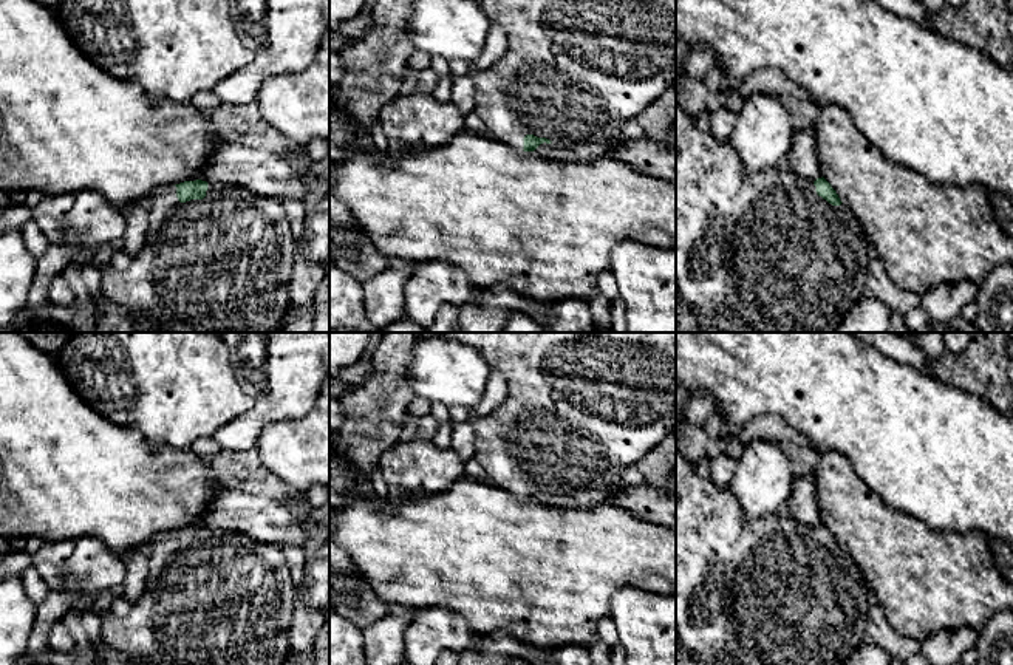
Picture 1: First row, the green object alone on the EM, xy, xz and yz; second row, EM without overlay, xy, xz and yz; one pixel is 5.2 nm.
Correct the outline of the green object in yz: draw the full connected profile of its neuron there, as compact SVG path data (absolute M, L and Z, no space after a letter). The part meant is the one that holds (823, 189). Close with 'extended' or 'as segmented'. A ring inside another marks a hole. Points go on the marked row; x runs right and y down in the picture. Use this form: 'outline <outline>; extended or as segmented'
outline M676 101L676 332L835 332L852 306L871 295L866 274L872 255L860 221L823 176L809 181L778 167L747 175L735 148L699 131L694 118Z; extended

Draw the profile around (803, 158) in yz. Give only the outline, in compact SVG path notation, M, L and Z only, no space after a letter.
M812 127L798 128L793 133L793 144L789 153L789 165L803 179L815 181L821 178L818 162L817 138Z

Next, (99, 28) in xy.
M63 0L56 17L77 49L111 77L136 82L153 101L190 104L192 99L251 63L255 51L238 37L227 0Z

